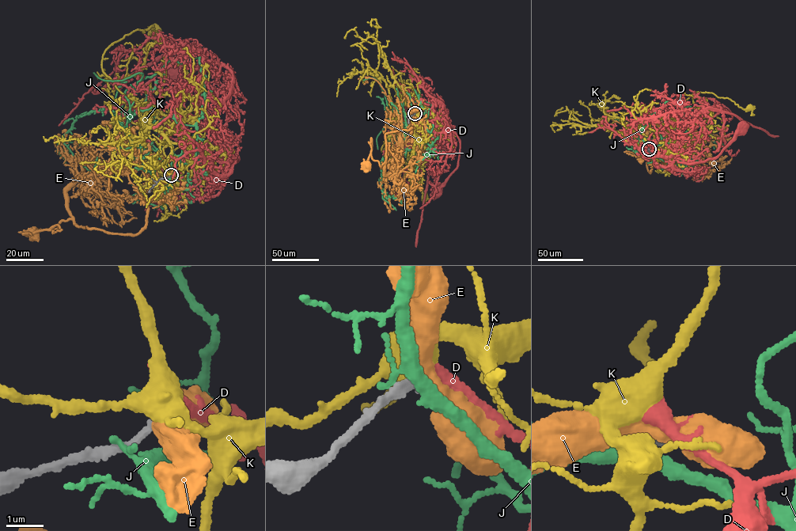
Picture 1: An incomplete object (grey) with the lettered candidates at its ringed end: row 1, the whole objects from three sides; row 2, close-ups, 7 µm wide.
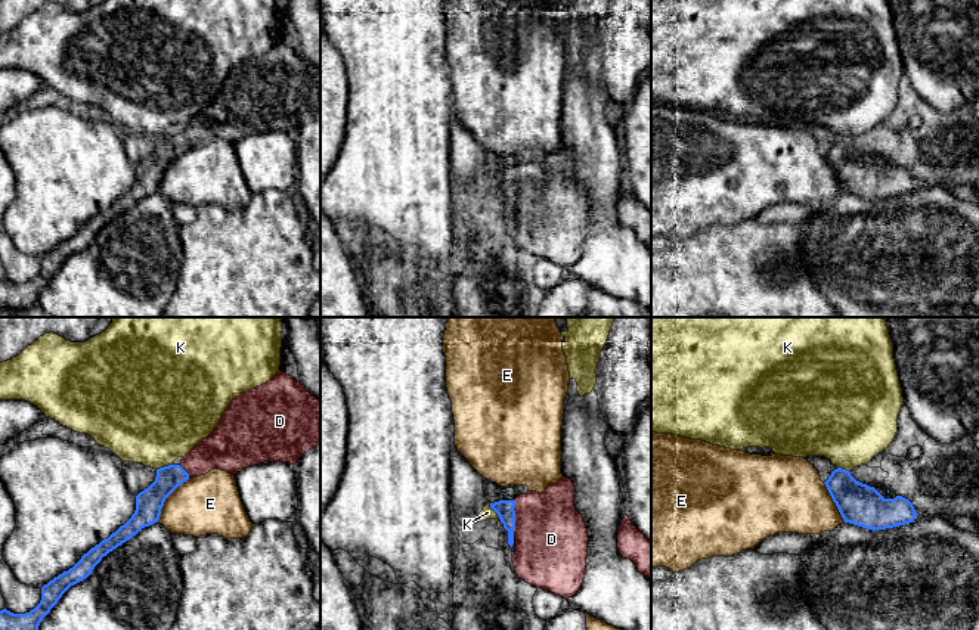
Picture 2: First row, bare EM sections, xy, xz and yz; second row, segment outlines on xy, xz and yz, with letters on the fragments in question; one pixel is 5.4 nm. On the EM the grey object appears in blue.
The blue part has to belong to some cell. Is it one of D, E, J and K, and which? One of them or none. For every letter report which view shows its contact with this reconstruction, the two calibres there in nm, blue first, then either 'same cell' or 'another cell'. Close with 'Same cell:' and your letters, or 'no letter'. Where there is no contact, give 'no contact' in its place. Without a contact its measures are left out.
D: contact in xz; calibres 100 and 400 nm; same cell
E: contact in xy; calibres 150 and 320 nm; another cell
J: no contact; another cell
K: contact in xz; calibres 100 and 70 nm; another cell
Same cell: D

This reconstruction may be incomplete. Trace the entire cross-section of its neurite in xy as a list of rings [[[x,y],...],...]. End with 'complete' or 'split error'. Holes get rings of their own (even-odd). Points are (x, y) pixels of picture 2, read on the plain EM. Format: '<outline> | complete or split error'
[[[279,40],[269,52],[235,66],[221,84],[214,100],[195,115],[180,134],[157,139],[155,150],[136,165],[136,180],[131,187],[108,208],[92,217],[68,240],[63,240],[41,257],[40,273],[25,283],[13,283],[6,277],[0,280],[0,307],[30,308],[38,304],[38,295],[62,264],[74,254],[87,248],[95,236],[109,221],[130,210],[142,198],[158,192],[165,168],[185,150],[221,139],[236,145],[251,134],[264,131],[284,131],[295,134],[309,120],[320,115],[320,71],[312,65],[292,46]]] | split error

